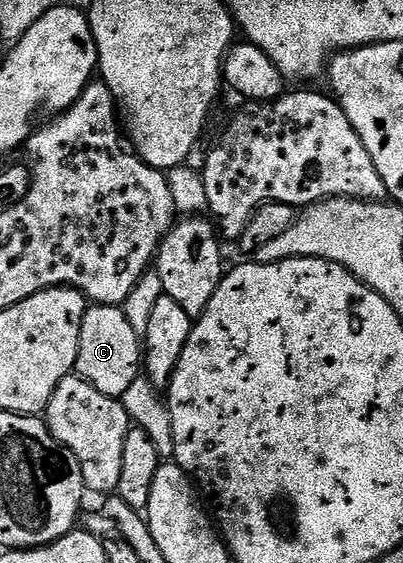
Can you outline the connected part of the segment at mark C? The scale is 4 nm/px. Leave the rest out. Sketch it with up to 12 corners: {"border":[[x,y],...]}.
{"border":[[87,307],[77,375],[120,398],[144,372],[121,307]]}

